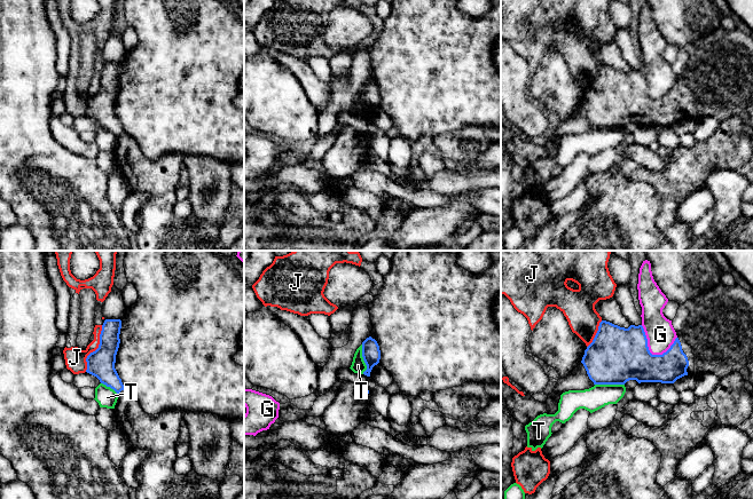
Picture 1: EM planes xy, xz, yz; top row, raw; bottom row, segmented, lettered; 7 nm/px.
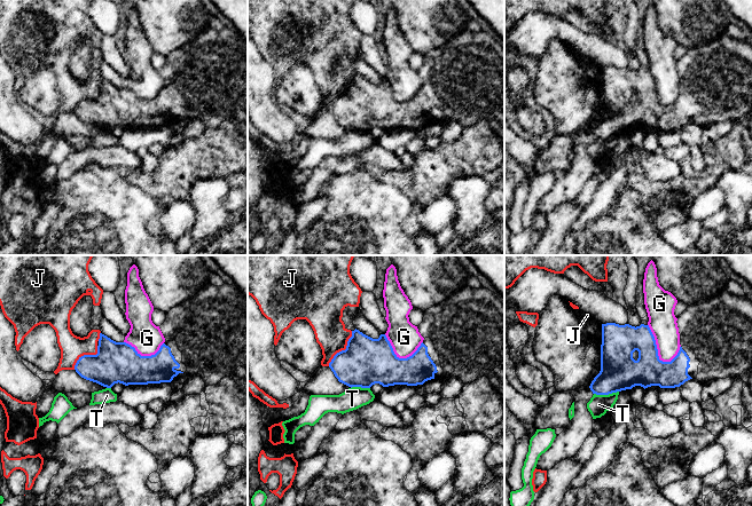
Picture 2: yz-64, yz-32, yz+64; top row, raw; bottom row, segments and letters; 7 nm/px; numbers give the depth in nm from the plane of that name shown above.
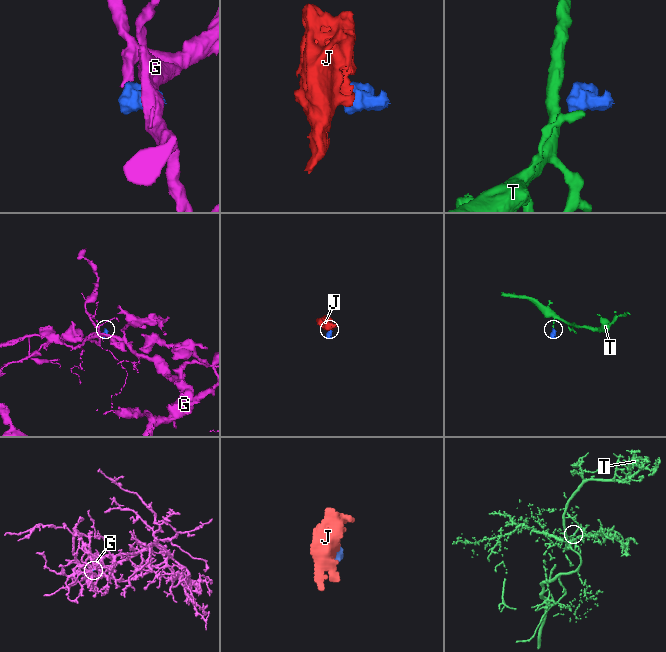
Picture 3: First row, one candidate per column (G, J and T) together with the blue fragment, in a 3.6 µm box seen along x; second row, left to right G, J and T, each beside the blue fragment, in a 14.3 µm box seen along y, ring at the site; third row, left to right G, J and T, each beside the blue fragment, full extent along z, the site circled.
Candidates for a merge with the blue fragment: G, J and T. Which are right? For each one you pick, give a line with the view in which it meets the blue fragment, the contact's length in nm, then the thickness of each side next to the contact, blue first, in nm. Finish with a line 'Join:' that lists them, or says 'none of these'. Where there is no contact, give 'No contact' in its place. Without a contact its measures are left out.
Join: none of these

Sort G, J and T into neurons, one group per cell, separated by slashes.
G / J / T

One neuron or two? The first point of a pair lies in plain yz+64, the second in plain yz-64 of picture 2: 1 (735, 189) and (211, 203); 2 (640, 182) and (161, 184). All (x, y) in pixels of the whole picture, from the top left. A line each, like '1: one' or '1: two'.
1: one
2: one

